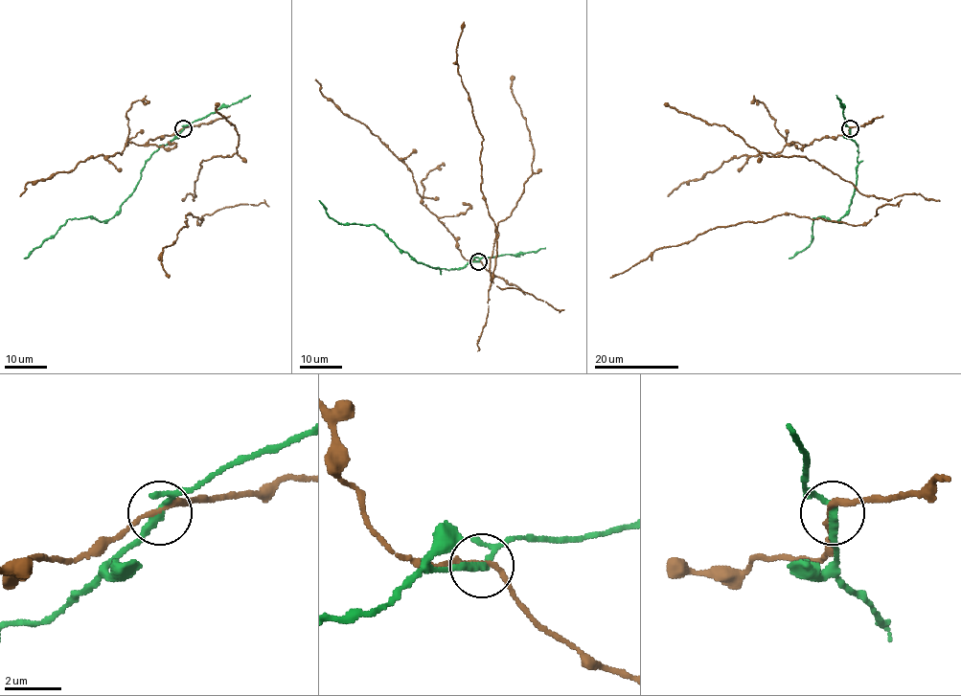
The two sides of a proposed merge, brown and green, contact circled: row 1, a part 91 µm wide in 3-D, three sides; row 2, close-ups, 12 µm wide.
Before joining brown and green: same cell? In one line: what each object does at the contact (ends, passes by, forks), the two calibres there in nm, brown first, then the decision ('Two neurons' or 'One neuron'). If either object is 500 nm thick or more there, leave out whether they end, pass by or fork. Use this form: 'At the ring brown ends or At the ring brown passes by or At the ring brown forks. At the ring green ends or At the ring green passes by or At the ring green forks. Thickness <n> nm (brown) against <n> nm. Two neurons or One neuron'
At the ring brown passes by. At the ring green forks. Thickness 150 nm (brown) against 220 nm. One neuron

